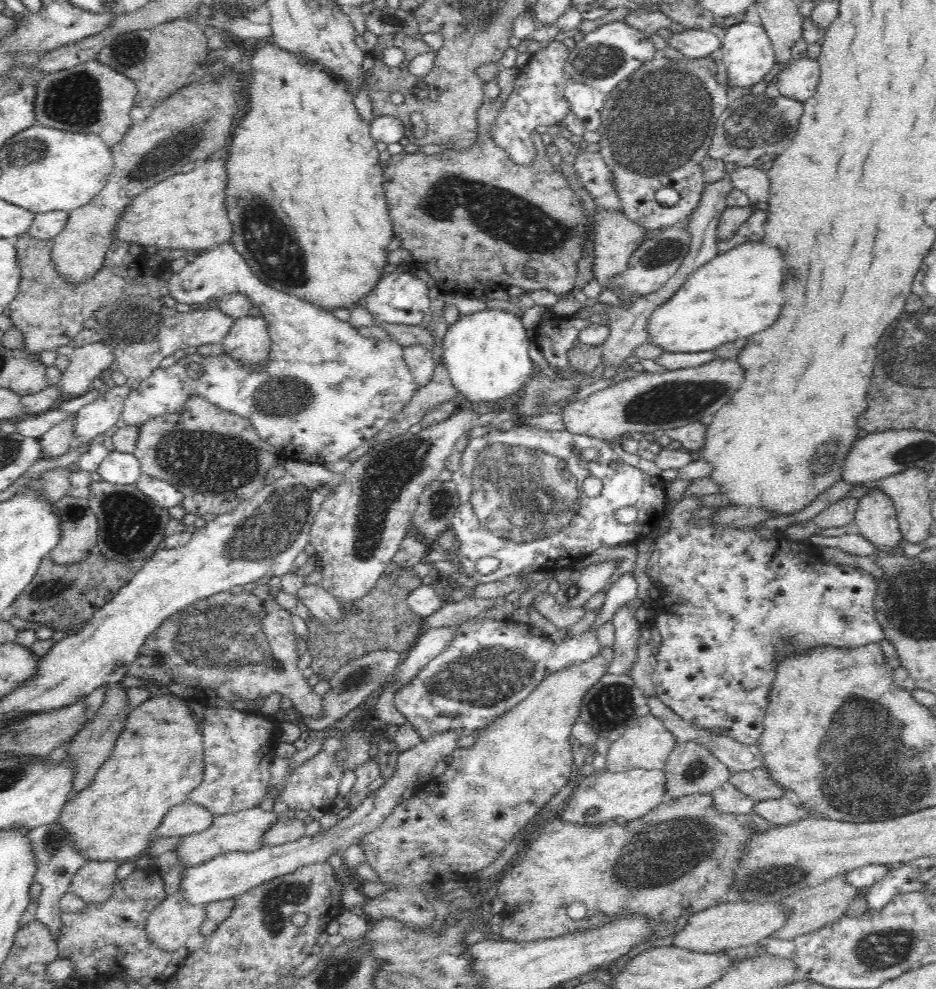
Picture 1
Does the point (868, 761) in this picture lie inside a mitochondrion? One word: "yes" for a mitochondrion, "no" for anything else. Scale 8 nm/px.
yes

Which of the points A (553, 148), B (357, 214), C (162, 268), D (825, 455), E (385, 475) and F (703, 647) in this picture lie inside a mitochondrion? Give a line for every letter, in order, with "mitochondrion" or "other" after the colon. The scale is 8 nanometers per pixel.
A: other
B: other
C: other
D: mitochondrion
E: mitochondrion
F: other

